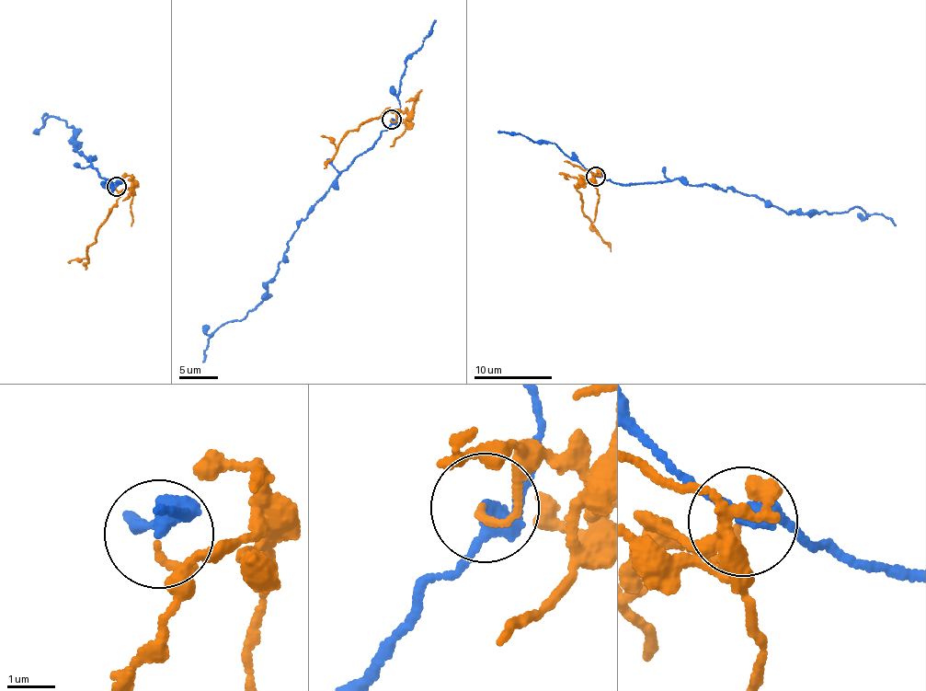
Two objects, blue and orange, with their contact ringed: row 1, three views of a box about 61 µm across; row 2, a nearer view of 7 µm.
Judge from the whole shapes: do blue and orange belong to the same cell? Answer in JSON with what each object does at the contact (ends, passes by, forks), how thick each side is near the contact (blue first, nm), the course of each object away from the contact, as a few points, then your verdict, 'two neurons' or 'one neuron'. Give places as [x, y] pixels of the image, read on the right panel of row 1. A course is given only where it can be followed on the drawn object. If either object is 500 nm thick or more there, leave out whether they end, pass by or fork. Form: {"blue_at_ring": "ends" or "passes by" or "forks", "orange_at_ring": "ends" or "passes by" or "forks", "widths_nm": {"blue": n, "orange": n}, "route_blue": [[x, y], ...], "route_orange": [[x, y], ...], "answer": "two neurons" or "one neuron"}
{"blue_at_ring": "passes by", "orange_at_ring": "ends", "widths_nm": {"blue": 320, "orange": 140}, "route_blue": [[595, 175], [619, 184], [680, 179], [714, 185], [811, 214], [855, 207], [889, 217], [896, 225]], "route_orange": [[595, 177], [594, 182], [578, 180], [581, 212], [610, 251]], "answer": "two neurons"}

